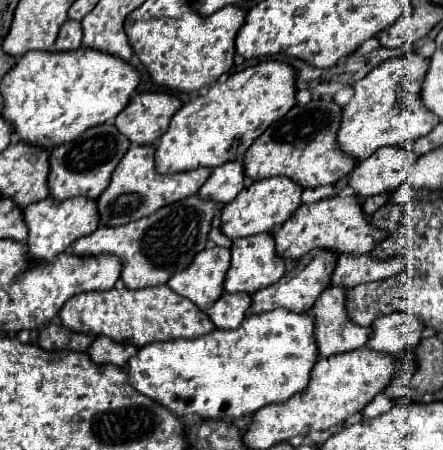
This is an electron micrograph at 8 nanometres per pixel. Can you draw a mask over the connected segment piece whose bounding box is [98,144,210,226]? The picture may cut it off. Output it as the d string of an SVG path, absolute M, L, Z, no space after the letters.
M132 144L130 146L126 156L114 170L114 178L110 186L98 198L100 222L104 226L120 226L124 222L134 222L144 216L150 216L166 204L172 204L190 194L196 194L210 176L210 168L188 170L182 174L160 174L156 172L156 166L154 166L154 154L156 154L154 144Z

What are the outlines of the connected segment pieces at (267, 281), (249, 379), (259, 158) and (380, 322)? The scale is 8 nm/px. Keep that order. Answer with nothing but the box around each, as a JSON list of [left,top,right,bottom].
[[224,232,286,294],[128,308,318,420],[244,98,356,188],[368,312,424,354]]

